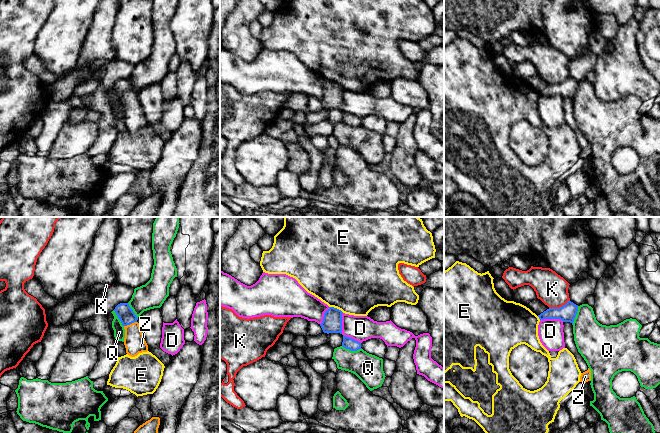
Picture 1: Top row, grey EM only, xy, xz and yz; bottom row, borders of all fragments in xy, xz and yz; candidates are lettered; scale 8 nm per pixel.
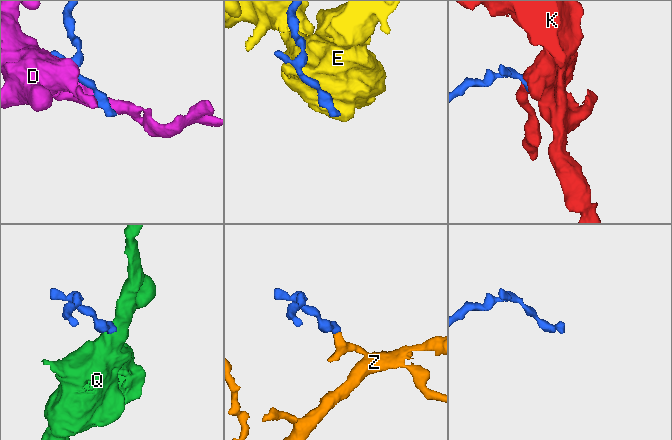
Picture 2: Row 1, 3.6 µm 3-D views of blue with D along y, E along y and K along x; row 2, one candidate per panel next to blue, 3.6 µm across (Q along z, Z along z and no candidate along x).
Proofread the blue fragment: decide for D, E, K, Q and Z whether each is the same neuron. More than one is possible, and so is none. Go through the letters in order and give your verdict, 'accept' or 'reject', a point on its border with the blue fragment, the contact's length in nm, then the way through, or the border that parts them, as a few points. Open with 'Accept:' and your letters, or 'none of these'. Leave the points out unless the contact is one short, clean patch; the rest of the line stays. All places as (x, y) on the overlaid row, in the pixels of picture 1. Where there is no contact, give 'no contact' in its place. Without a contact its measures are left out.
Accept: Z
D: reject; contact xz (341, 332); length 280 nm
E: reject; contact xz (336, 308); length 130 nm
K: reject; contact yz (560, 307); length 180 nm
Q: reject; contact xz (352, 350); length 160 nm; border xz (342, 345), (351, 350), (361, 349)
Z: accept; contact xy (130, 323); length 110 nm; way xy (126, 315), (130, 323), (134, 342)

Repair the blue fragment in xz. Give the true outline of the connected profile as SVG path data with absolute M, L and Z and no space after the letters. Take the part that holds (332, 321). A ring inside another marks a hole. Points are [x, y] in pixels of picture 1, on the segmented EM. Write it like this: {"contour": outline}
{"contour": "M329 307L324 313L323 321L320 324L324 333L340 333L342 334L342 314L343 312L337 308Z"}

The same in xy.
{"contour": "M120 303L114 309L125 329L124 345L126 353L135 357L139 353L147 352L148 345L140 329L138 318L128 303Z"}

